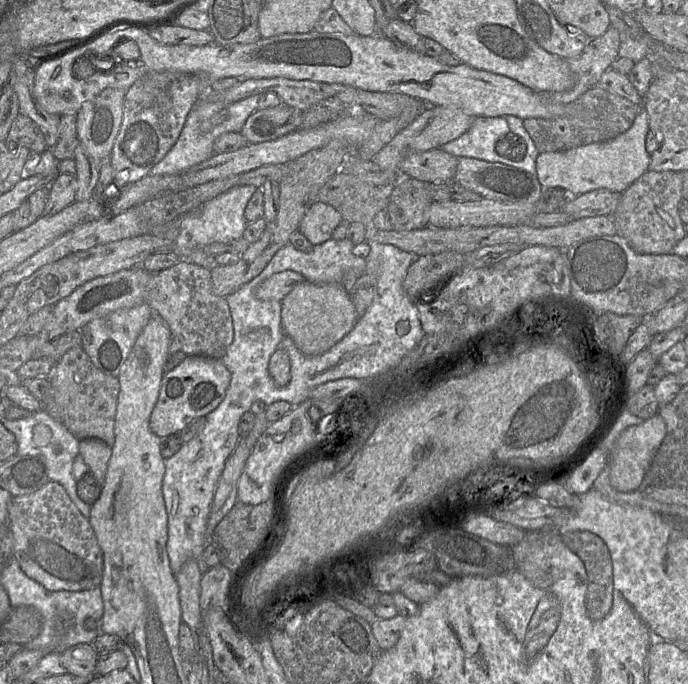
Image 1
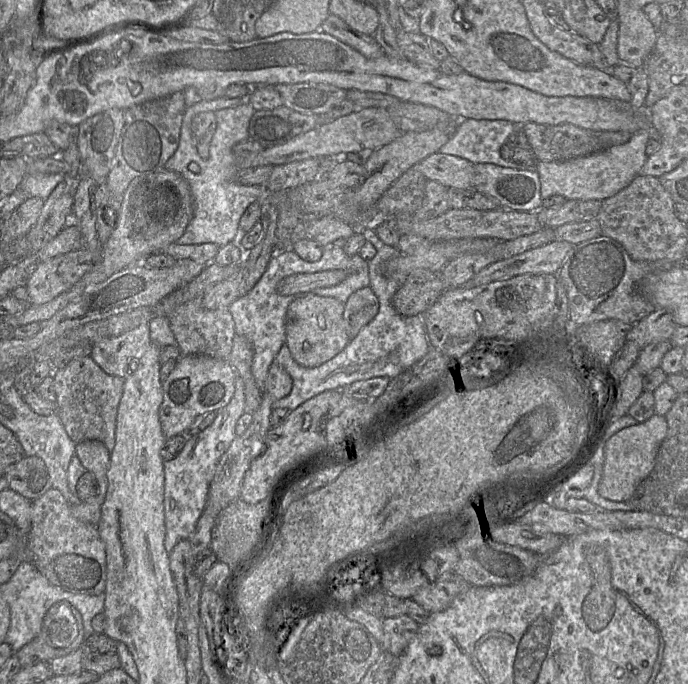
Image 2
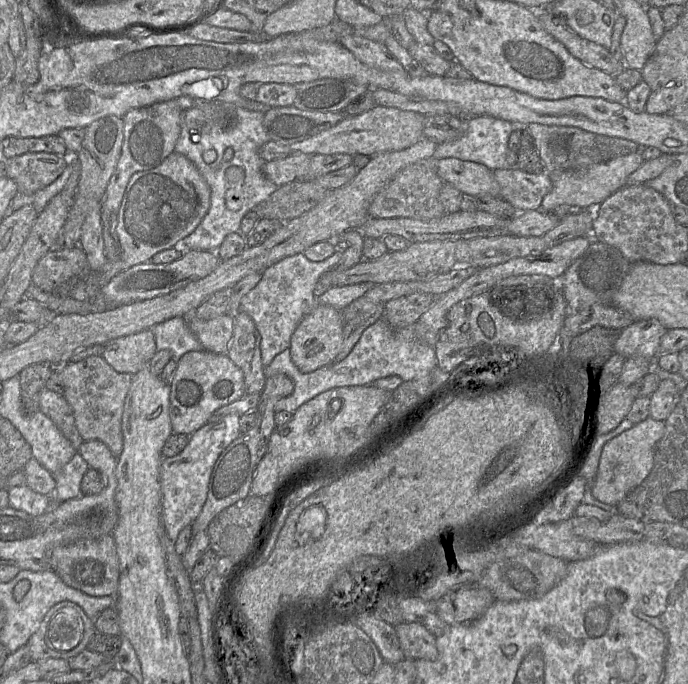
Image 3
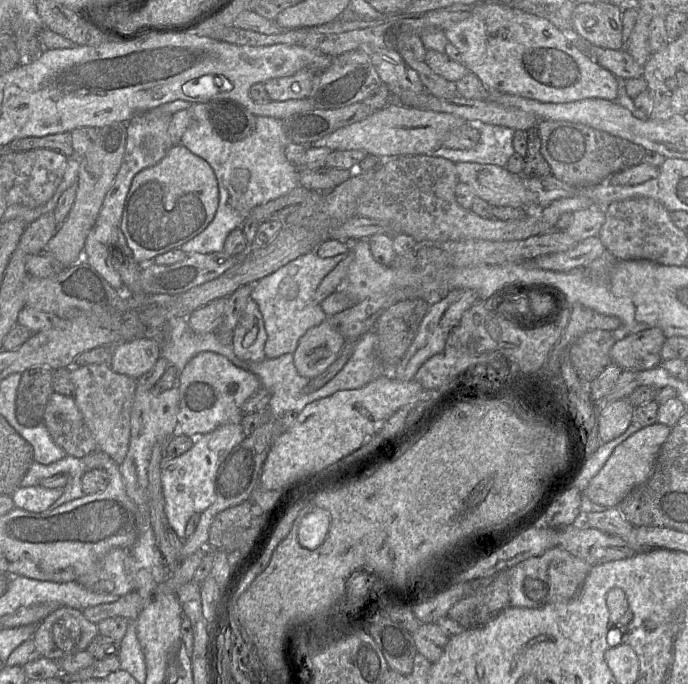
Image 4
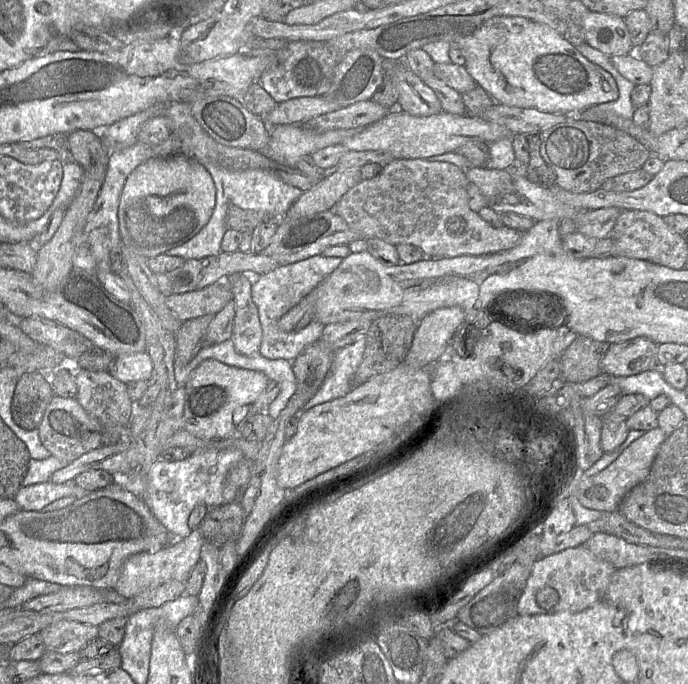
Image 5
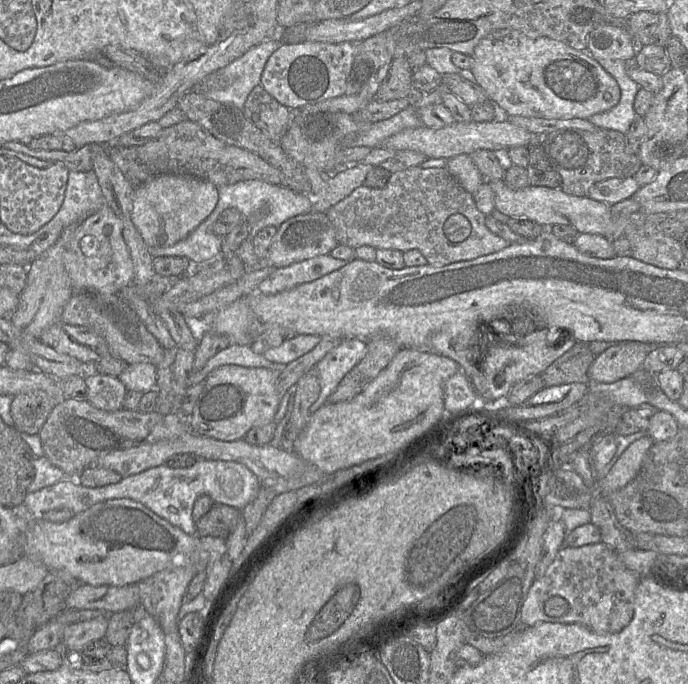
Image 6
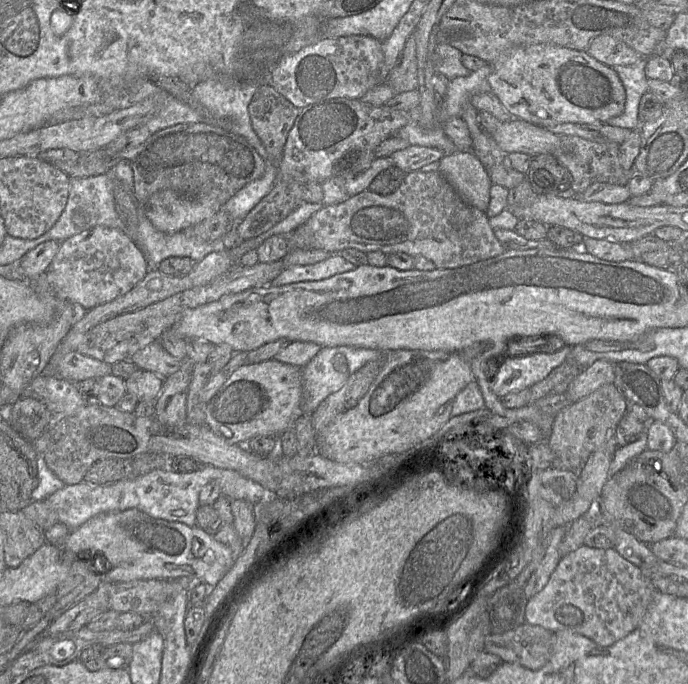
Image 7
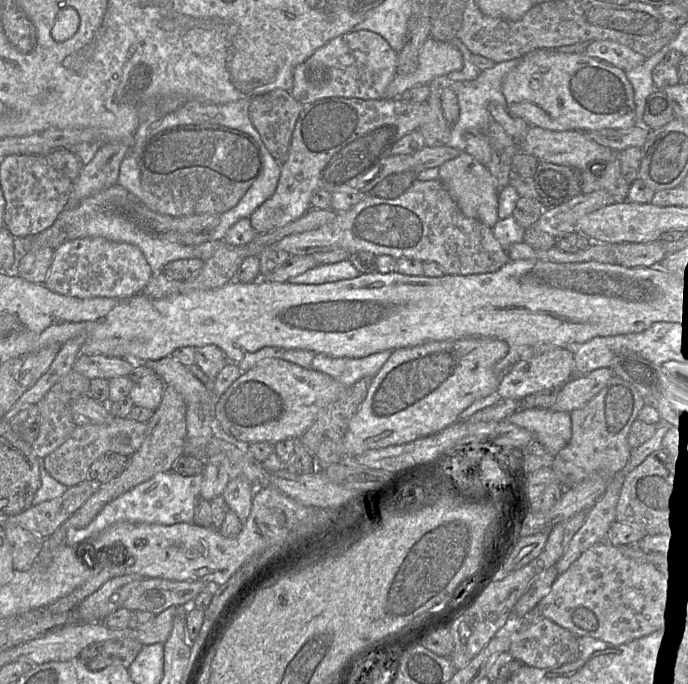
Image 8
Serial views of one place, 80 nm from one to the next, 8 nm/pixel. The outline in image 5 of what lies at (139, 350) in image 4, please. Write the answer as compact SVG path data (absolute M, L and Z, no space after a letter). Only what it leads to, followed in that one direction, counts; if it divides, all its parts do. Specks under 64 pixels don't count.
M147 351L117 356L110 373L129 385L153 377L153 362Z

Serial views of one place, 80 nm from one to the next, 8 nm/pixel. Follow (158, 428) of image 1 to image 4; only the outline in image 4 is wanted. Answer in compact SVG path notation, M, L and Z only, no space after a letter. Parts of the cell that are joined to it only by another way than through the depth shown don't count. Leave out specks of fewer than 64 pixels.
M201 352L187 363L178 378L176 372L175 387L179 390L178 434L195 438L224 424L241 424L242 405L262 386L258 376L235 366L225 356Z

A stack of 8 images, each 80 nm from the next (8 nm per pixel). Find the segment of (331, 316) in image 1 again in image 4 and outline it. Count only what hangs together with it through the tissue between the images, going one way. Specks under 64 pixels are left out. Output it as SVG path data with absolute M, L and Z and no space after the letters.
M329 318L310 328L299 339L293 353L298 373L309 379L321 375L335 361L344 343L343 336L332 326Z

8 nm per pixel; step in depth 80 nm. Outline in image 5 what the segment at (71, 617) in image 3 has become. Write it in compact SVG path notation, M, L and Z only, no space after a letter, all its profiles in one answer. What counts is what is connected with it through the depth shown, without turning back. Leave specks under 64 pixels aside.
M61 620L43 629L41 636L47 652L80 653L92 640L99 637L98 626Z

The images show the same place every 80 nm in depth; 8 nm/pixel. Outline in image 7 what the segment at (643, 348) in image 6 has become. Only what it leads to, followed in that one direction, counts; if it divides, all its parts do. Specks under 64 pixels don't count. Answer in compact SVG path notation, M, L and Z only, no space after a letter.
M597 360L576 377L566 390L571 403L591 394L600 387L614 383L615 364L606 360Z

